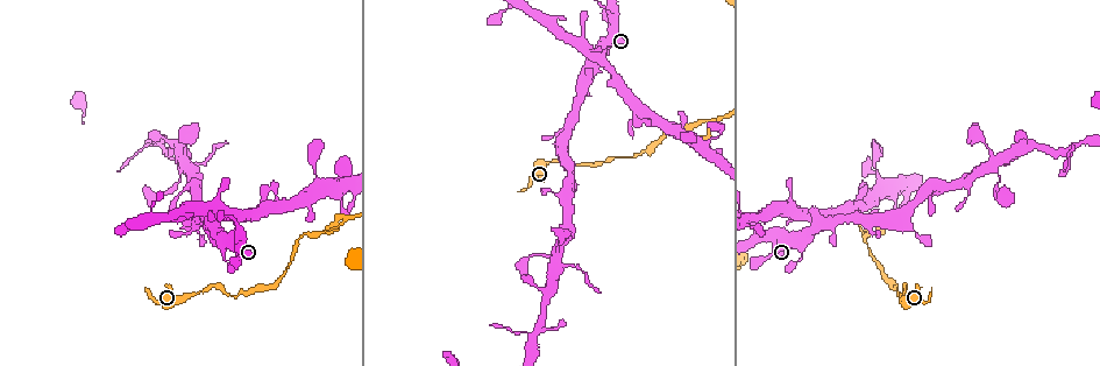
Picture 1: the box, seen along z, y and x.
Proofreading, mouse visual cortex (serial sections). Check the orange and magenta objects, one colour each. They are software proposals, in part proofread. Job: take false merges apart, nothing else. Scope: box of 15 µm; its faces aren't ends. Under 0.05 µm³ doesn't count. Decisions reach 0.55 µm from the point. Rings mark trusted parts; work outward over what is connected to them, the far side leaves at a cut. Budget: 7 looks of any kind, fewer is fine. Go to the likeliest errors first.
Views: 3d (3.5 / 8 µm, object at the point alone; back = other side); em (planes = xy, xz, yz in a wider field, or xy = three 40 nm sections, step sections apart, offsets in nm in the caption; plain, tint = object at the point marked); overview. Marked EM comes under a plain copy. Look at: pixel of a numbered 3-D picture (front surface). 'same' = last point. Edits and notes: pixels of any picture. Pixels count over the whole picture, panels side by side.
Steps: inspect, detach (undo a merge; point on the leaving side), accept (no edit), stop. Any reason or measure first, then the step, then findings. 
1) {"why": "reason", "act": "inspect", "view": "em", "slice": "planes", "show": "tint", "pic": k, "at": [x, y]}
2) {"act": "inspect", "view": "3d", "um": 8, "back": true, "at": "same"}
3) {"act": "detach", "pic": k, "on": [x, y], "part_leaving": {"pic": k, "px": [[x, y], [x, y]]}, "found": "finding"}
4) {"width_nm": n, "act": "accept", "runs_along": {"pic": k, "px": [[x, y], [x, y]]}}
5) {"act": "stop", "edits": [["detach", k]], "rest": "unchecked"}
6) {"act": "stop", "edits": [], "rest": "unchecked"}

{"why": "a narrow waist", "act": "inspect", "view": "3d", "um": 3.5, "pic": 1, "at": [194, 294]}

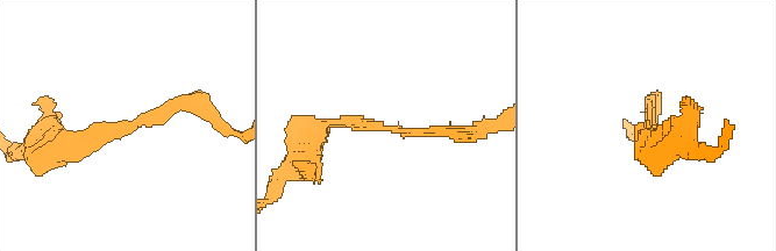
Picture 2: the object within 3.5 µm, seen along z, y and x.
{"arm_widths_nm": [150, 150], "why": "now the EM", "act": "inspect", "view": "em", "slice": "planes", "show": "tint", "pic": 2, "at": [646, 126]}

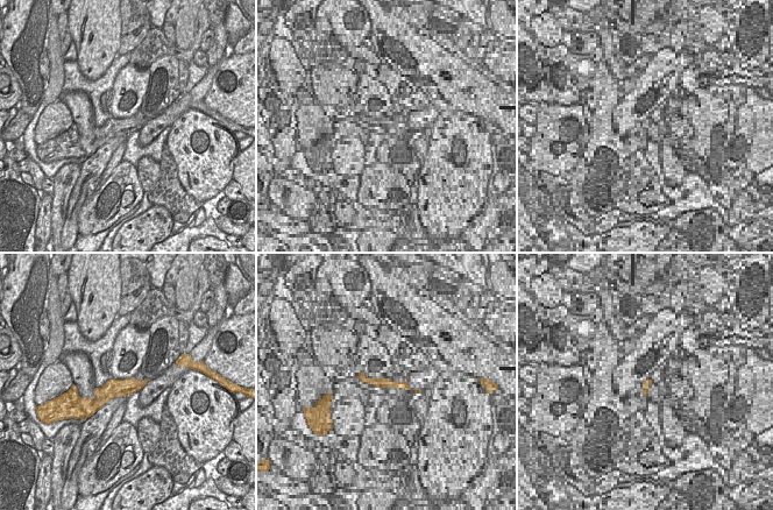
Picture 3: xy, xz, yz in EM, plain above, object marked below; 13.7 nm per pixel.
{"act": "accept", "runs_along": {"pic": 2, "px": [[57, 152], [172, 106], [200, 106]]}, "found": "one cell here"}

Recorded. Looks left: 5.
{"act": "inspect", "view": "3d", "um": 8, "pic": 1, "at": [345, 219]}

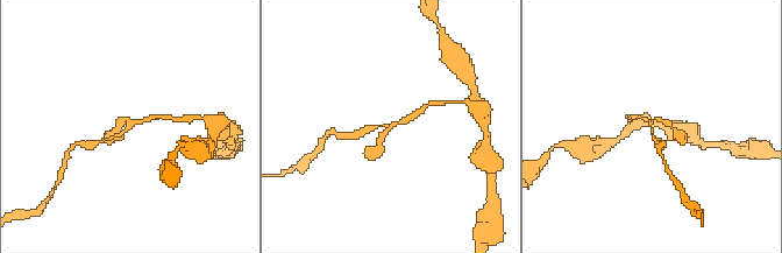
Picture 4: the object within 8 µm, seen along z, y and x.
{"arms": 3, "arm_widths_nm": [150, 150, 150], "act": "inspect", "view": "em", "slice": "xy", "step": 1, "show": "tint", "pic": 4, "at": [392, 123]}

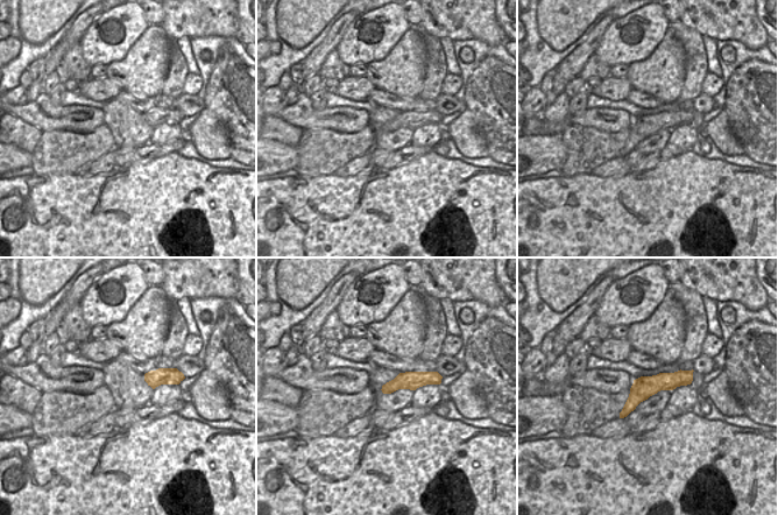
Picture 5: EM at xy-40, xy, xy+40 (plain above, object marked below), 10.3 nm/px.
{"act": "accept", "runs_along": {"pic": 5, "px": [[690, 373], [650, 385], [623, 414]]}, "found": "one cell here"}

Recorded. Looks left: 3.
{"act": "inspect", "view": "3d", "um": 3.5, "pic": 1, "at": [896, 217]}

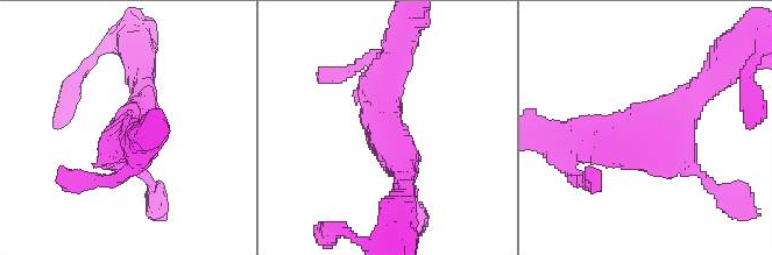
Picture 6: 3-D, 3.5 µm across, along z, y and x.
{"why": "need the tissue", "act": "inspect", "view": "em", "slice": "xy", "step": 5, "show": "tint", "pic": 6, "at": [384, 121]}

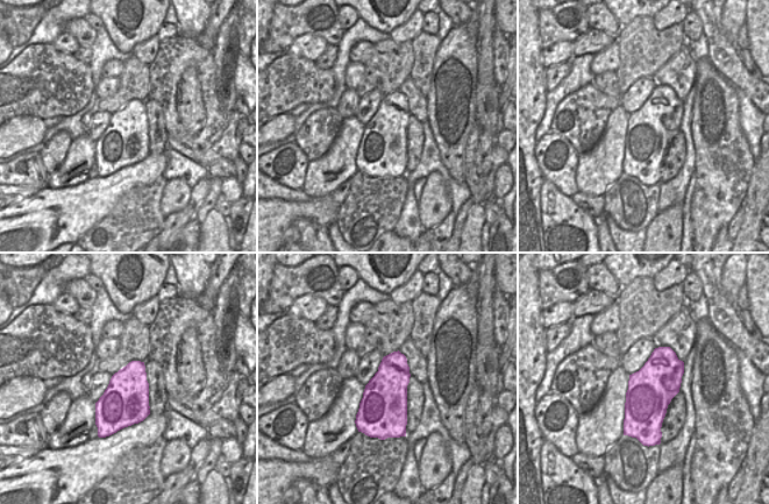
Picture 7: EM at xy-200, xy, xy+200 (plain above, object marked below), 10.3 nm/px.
{"act": "inspect", "view": "em", "slice": "planes", "show": "tint", "at": "same"}

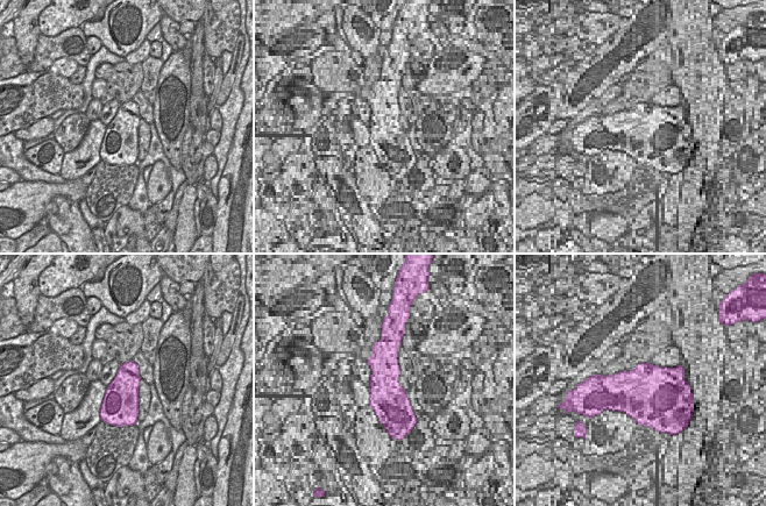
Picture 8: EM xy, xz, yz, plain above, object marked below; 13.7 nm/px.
{"act": "accept", "runs_along": {"pic": 6, "px": [[565, 142], [654, 135], [700, 96]]}, "found": "all the same cell"}

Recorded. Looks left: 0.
{"act": "stop", "edits": [], "rest": "unchecked"}

